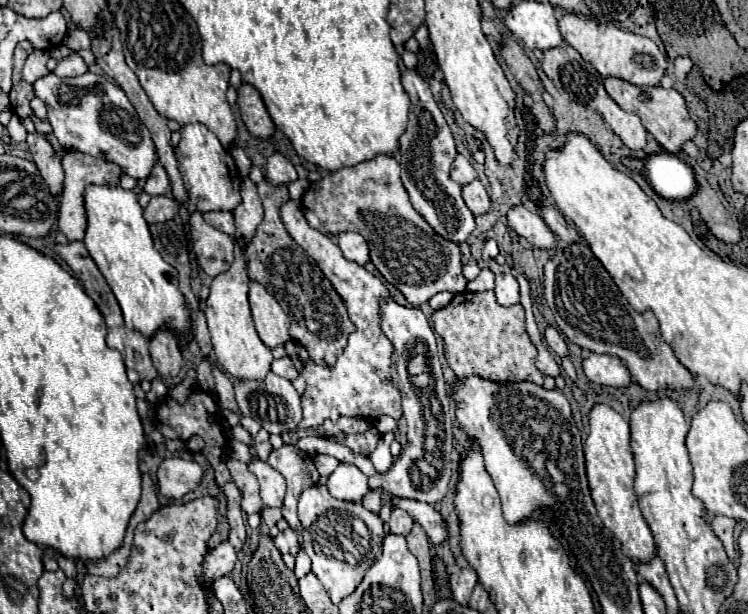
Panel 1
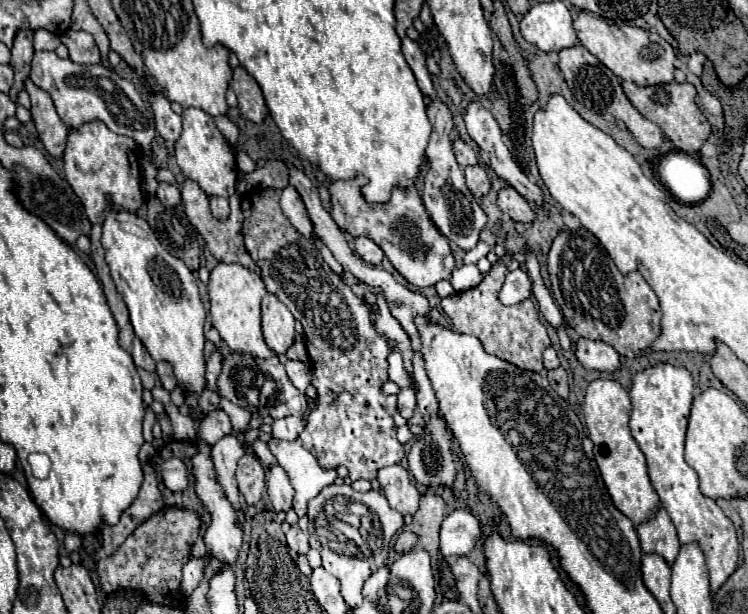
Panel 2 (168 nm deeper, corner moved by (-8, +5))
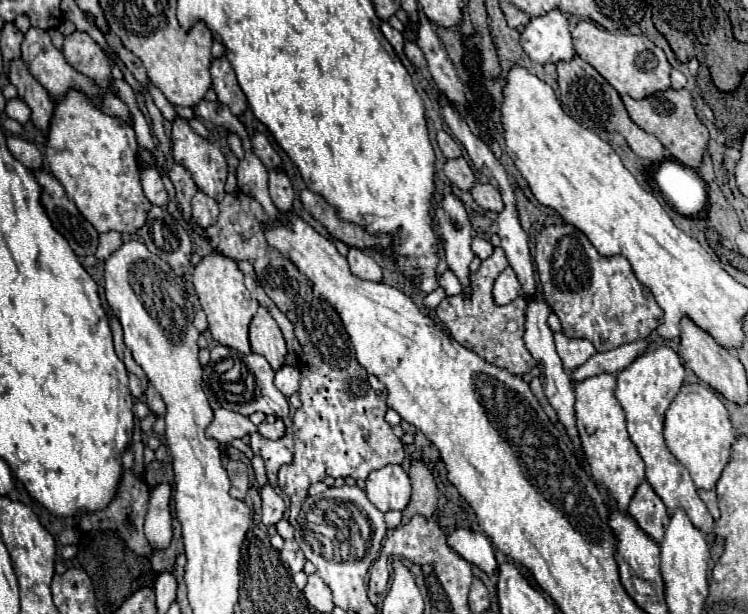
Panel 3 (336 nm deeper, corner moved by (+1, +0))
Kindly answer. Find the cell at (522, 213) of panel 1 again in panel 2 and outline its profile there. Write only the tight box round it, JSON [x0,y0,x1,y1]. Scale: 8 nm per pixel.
[496,187,534,223]

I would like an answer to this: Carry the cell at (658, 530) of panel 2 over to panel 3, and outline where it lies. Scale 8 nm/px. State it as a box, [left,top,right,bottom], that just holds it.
[629,482,667,544]

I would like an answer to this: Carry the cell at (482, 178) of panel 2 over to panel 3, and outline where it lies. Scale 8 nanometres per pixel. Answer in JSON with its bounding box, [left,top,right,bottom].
[443,158,477,190]

